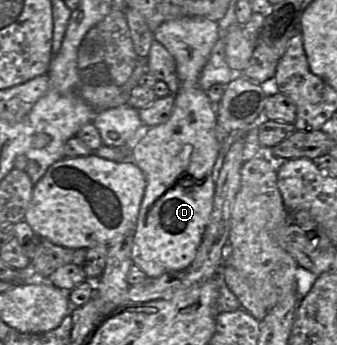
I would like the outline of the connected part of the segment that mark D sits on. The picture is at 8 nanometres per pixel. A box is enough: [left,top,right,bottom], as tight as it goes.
[132,17,220,278]

